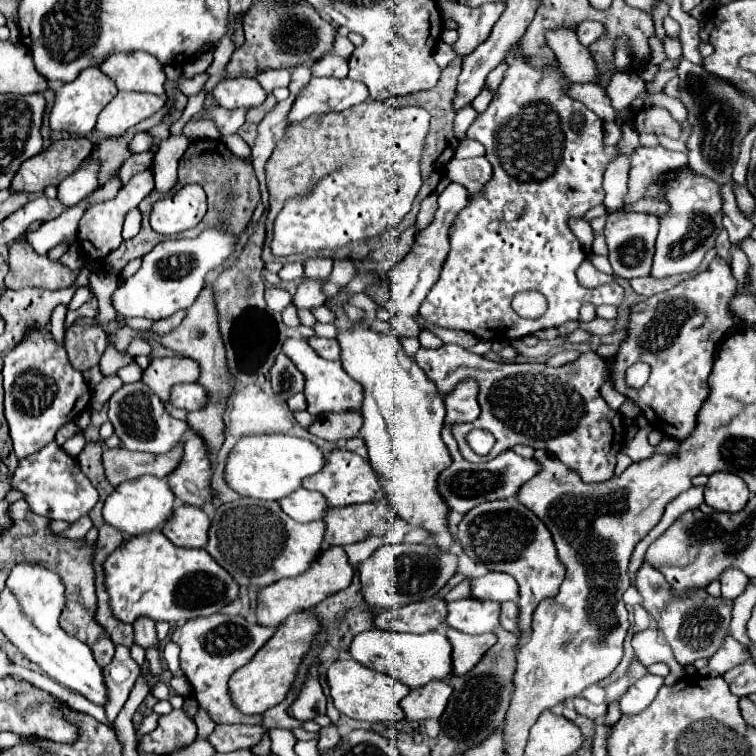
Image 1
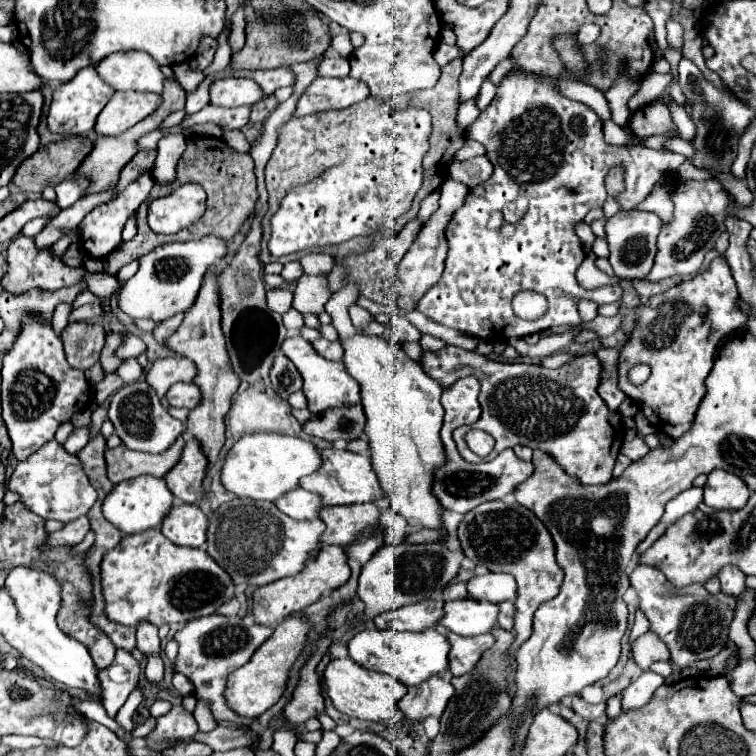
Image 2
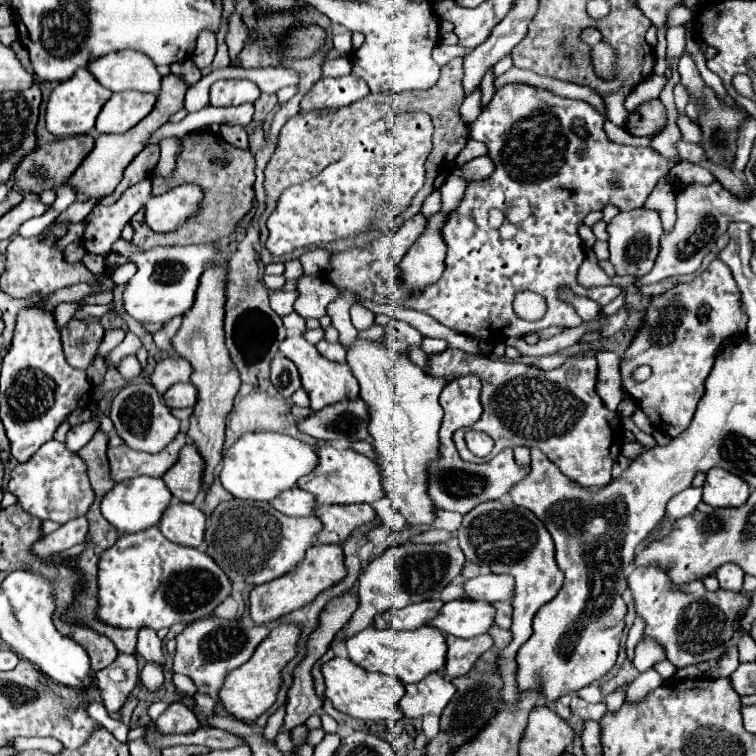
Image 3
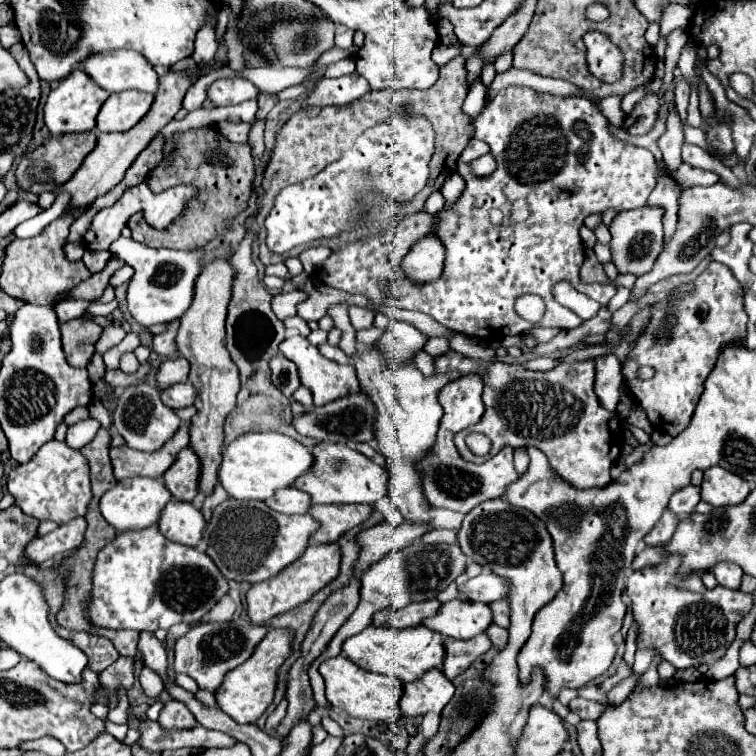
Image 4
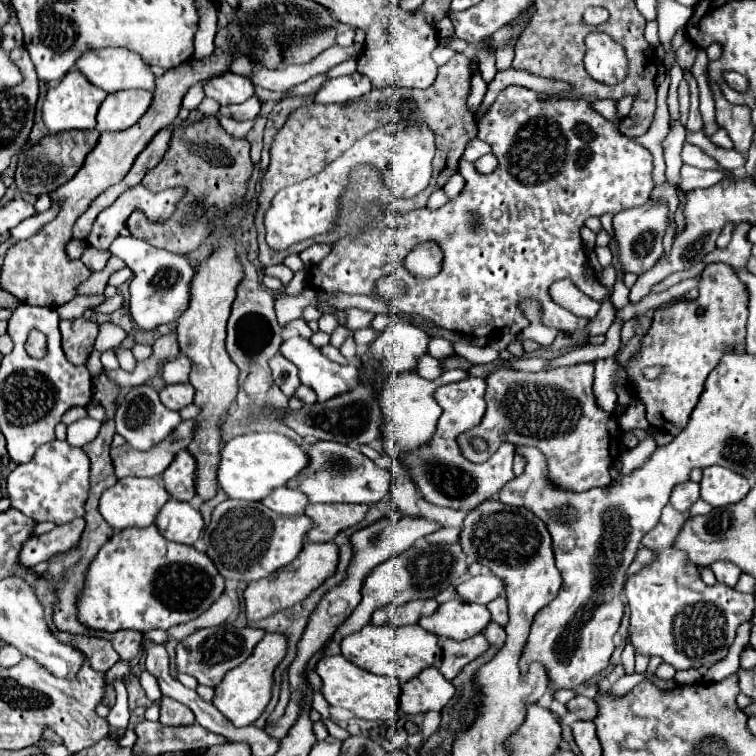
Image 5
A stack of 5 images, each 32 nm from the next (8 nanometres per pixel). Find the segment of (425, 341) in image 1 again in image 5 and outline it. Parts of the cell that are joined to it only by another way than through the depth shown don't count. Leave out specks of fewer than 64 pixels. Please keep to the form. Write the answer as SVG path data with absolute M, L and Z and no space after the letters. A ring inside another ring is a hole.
M432 338L430 340L430 346L428 346L428 352L436 360L446 360L448 356L454 356L456 354L454 352L454 346L448 340L444 340L444 338Z

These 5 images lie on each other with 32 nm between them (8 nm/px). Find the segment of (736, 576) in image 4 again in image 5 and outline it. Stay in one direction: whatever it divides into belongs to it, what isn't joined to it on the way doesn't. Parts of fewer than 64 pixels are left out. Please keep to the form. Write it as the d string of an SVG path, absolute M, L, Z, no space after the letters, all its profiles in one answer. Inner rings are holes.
M720 560L720 562L712 564L710 568L712 568L712 572L716 574L716 580L722 582L722 584L726 584L726 586L734 586L734 584L738 582L738 576L742 574L736 564L726 562L726 560Z

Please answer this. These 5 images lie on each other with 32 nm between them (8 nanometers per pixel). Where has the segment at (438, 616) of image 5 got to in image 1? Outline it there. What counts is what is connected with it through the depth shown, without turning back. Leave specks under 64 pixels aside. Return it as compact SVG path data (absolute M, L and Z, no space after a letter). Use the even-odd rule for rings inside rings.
M464 598L448 602L448 616L444 624L464 634L484 634L498 628L498 616L500 616L498 602Z

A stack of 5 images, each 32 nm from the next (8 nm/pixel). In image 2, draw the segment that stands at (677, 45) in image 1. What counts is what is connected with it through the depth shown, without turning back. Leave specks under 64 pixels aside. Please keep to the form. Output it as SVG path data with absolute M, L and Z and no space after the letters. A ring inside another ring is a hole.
M669 46L665 50L665 59L670 63L671 65L671 73L673 74L672 81L678 81L678 63L682 58L681 51L678 50L672 50Z

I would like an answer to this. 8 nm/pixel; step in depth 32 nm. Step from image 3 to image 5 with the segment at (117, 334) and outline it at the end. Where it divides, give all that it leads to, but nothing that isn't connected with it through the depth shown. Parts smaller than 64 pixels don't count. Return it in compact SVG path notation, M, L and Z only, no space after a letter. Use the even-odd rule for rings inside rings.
M104 322L100 324L100 332L98 332L98 338L96 338L96 350L98 352L106 352L110 348L116 348L122 340L124 340L124 330L112 322Z

